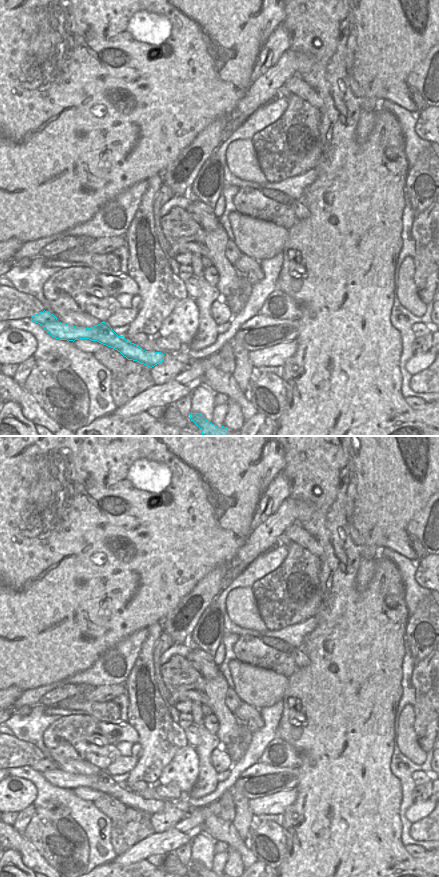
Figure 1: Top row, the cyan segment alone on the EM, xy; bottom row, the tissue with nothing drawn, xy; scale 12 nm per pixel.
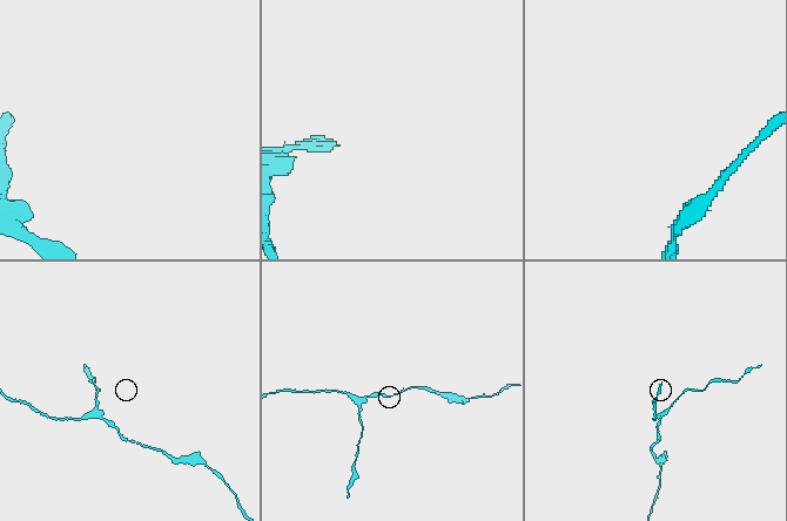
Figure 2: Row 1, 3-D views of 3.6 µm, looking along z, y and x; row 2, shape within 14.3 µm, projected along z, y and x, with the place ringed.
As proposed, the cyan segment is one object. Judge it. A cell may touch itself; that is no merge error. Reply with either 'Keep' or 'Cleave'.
Cleave

